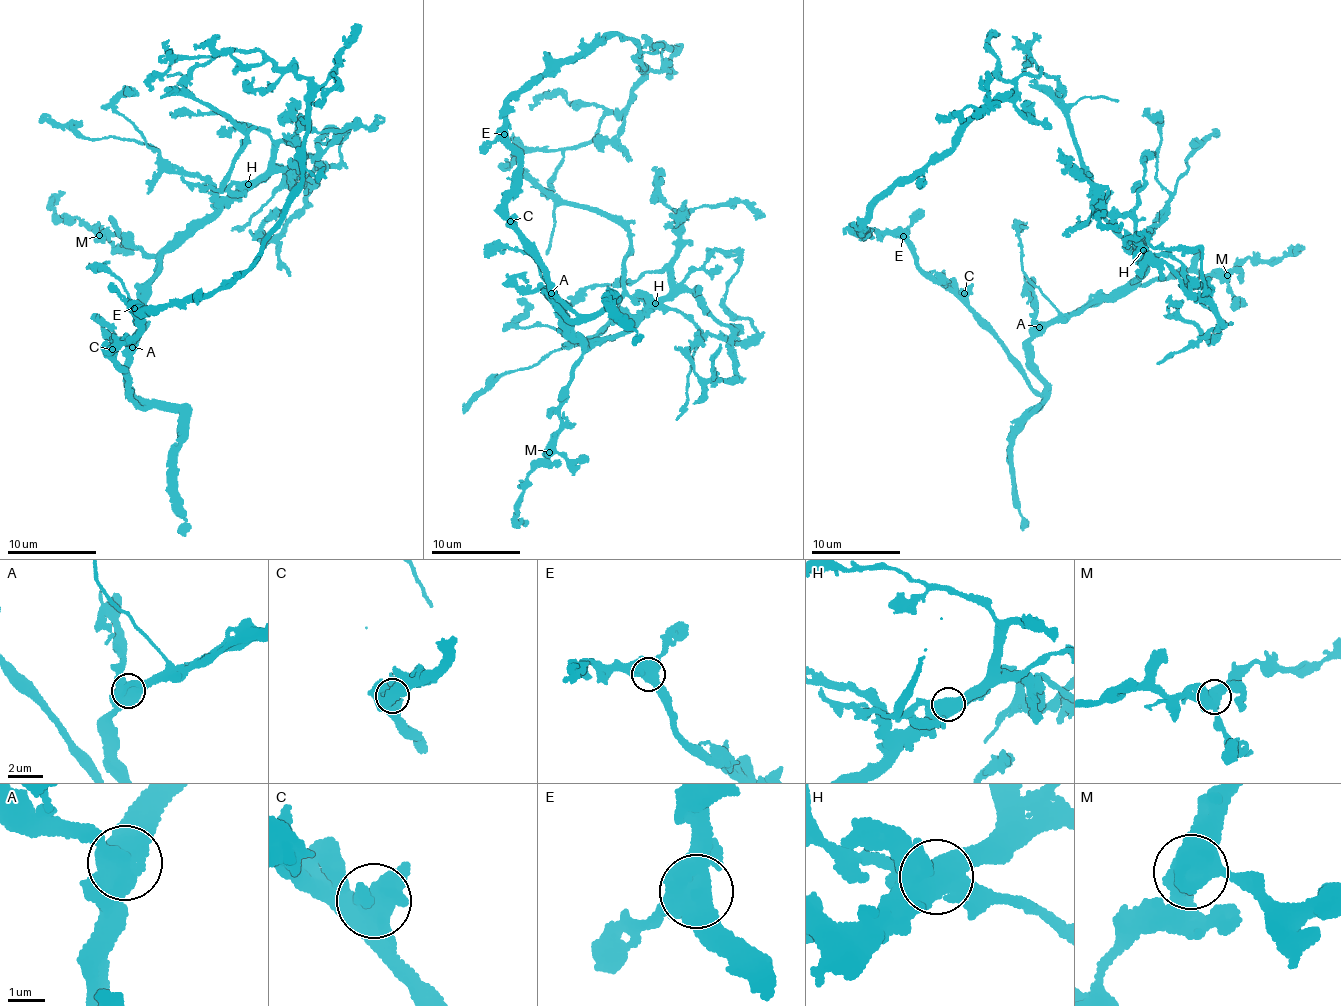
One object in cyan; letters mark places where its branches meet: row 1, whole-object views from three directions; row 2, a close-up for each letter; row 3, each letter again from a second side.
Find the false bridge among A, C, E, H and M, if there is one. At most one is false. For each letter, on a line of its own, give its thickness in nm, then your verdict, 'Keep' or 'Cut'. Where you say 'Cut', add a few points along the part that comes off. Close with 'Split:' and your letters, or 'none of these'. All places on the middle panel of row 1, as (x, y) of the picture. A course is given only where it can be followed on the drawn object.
A: Thickness 600 nm. Keep
C: Thickness 600 nm. Keep
E: Thickness 600 nm. Keep
H: Thickness 600 nm. Cut. Course of the part to remove: (656, 303), (673, 307), (699, 331), (751, 339), (756, 332), (749, 318), (739, 318), (725, 304), (742, 249)
M: Thickness 500 nm. Keep
Split: H

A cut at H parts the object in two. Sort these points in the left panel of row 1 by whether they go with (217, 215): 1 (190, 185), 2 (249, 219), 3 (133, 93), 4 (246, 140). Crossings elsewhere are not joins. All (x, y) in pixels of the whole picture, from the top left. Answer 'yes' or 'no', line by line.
1: no
2: no
3: yes
4: no

